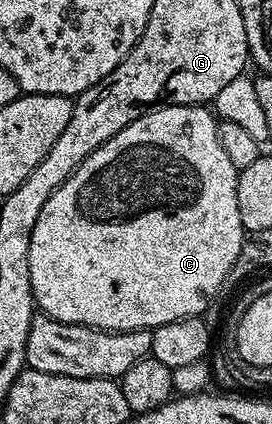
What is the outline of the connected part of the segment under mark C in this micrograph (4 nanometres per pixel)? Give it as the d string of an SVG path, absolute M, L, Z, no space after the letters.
M167 104L144 112L138 120L131 122L127 126L123 126L123 130L119 130L119 134L107 138L107 142L103 142L103 146L99 146L99 150L95 150L91 153L91 155L75 169L71 174L71 178L67 178L67 182L63 182L63 186L59 186L59 190L55 190L55 194L51 194L51 198L47 198L47 203L43 205L43 210L39 210L39 218L35 221L35 230L31 230L31 250L29 251L29 257L31 258L31 286L33 287L33 297L36 300L36 307L40 309L44 315L51 317L52 320L58 320L59 322L78 324L79 326L87 326L88 328L98 328L101 332L134 332L135 330L143 330L144 328L152 330L159 326L167 326L167 322L175 322L183 318L191 318L192 316L205 314L205 311L209 308L209 303L214 303L214 301L217 300L219 286L223 286L223 278L227 278L227 270L231 270L231 266L235 266L235 258L239 258L241 245L244 244L247 239L245 227L239 218L239 198L237 197L237 174L239 170L231 162L231 158L227 158L227 150L223 150L223 146L219 142L218 123L218 117L214 115L208 107L199 104Z

